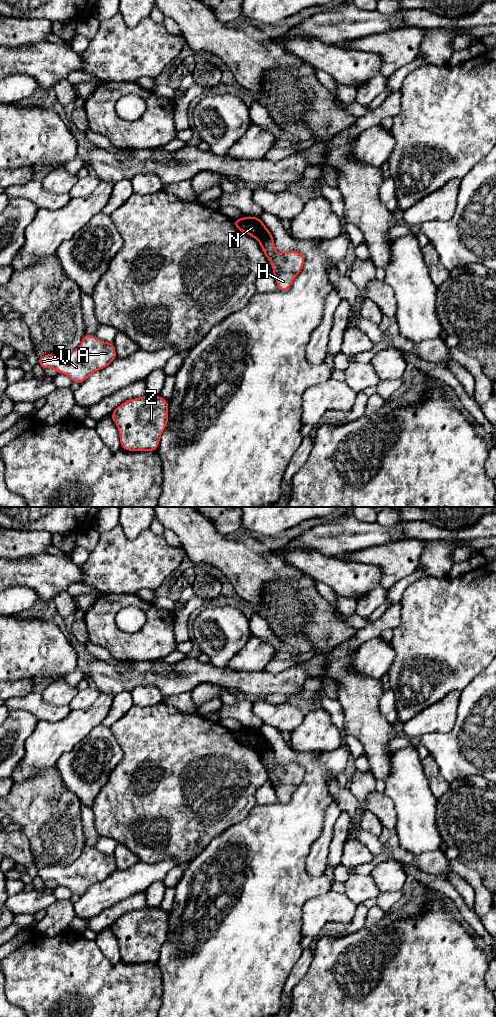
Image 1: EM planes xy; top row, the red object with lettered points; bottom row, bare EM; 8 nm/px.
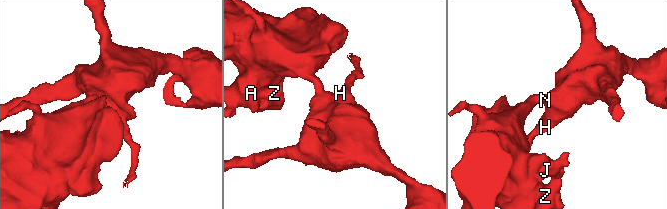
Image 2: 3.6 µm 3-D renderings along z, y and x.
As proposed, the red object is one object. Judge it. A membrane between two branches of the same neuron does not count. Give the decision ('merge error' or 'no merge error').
merge error

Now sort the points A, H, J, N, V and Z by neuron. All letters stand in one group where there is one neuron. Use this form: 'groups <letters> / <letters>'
groups A J V Z / H N

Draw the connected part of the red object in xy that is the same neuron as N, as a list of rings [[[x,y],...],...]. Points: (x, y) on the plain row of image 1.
[[[248,727],[237,731],[237,733],[240,736],[237,741],[255,750],[259,754],[266,771],[273,775],[271,782],[274,786],[278,803],[285,804],[290,801],[294,791],[304,778],[304,767],[294,761],[284,765],[277,765],[273,748],[259,728]]]

